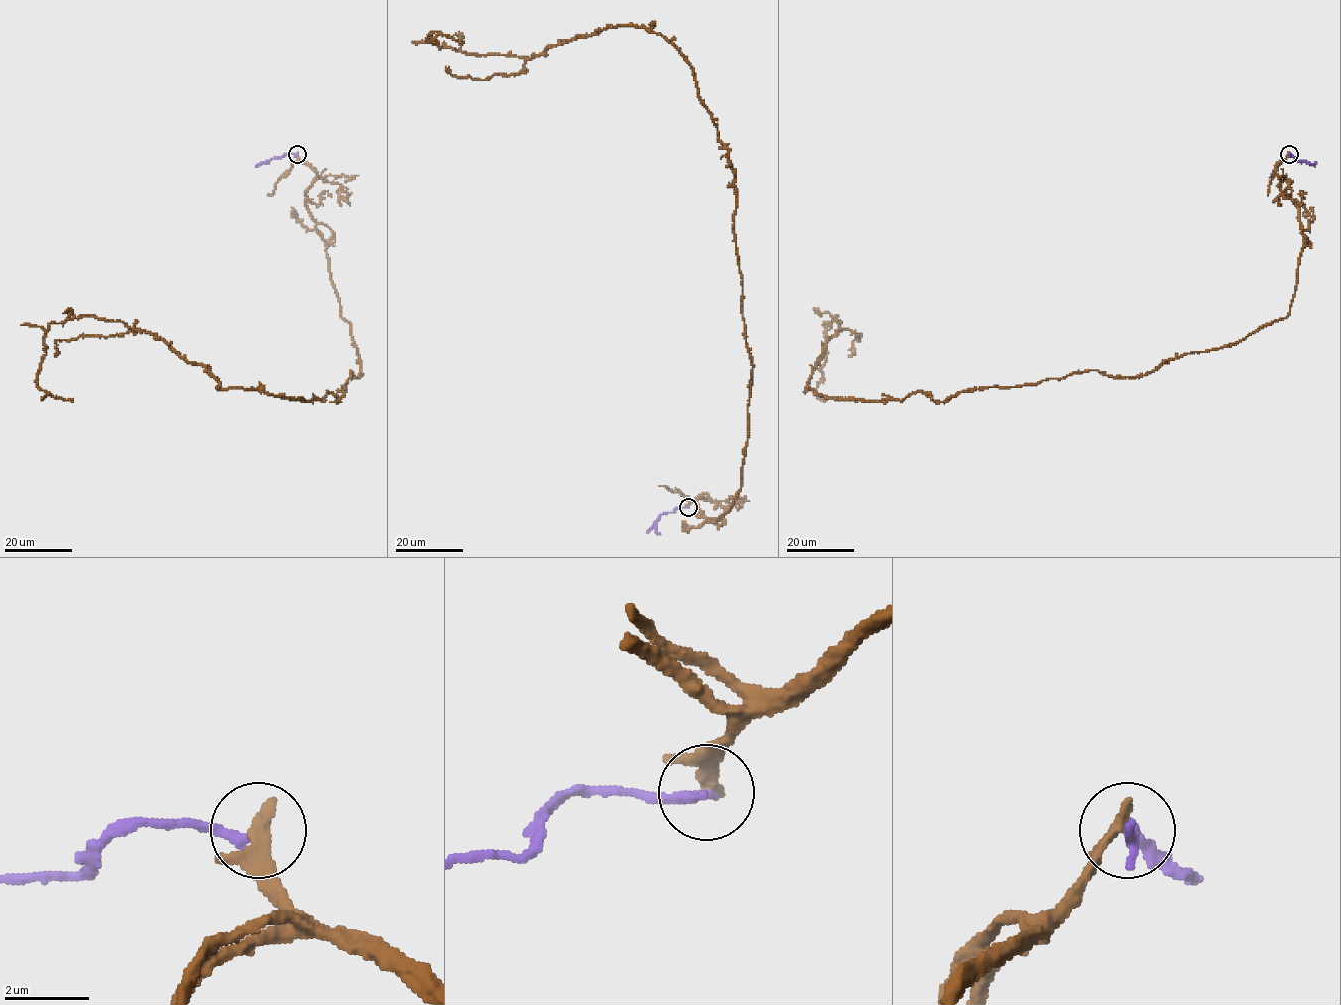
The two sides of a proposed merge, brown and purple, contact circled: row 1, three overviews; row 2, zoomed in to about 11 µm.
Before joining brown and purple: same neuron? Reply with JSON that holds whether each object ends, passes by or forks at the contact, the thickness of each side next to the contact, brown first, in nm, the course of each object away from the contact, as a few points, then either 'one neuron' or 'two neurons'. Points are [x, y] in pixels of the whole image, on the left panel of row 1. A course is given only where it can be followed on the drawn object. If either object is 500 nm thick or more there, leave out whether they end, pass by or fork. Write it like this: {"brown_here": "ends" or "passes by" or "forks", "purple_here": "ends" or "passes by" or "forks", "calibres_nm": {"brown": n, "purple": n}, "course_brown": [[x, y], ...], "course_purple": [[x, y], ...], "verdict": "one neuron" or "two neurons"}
{"brown_here": "ends", "purple_here": "ends", "calibres_nm": {"brown": 360, "purple": 240}, "course_brown": [[297, 154], [359, 359], [337, 401], [219, 389], [162, 340], [85, 315], [49, 325], [36, 380], [73, 400]], "course_purple": [[297, 154], [287, 153], [256, 166]], "verdict": "two neurons"}

